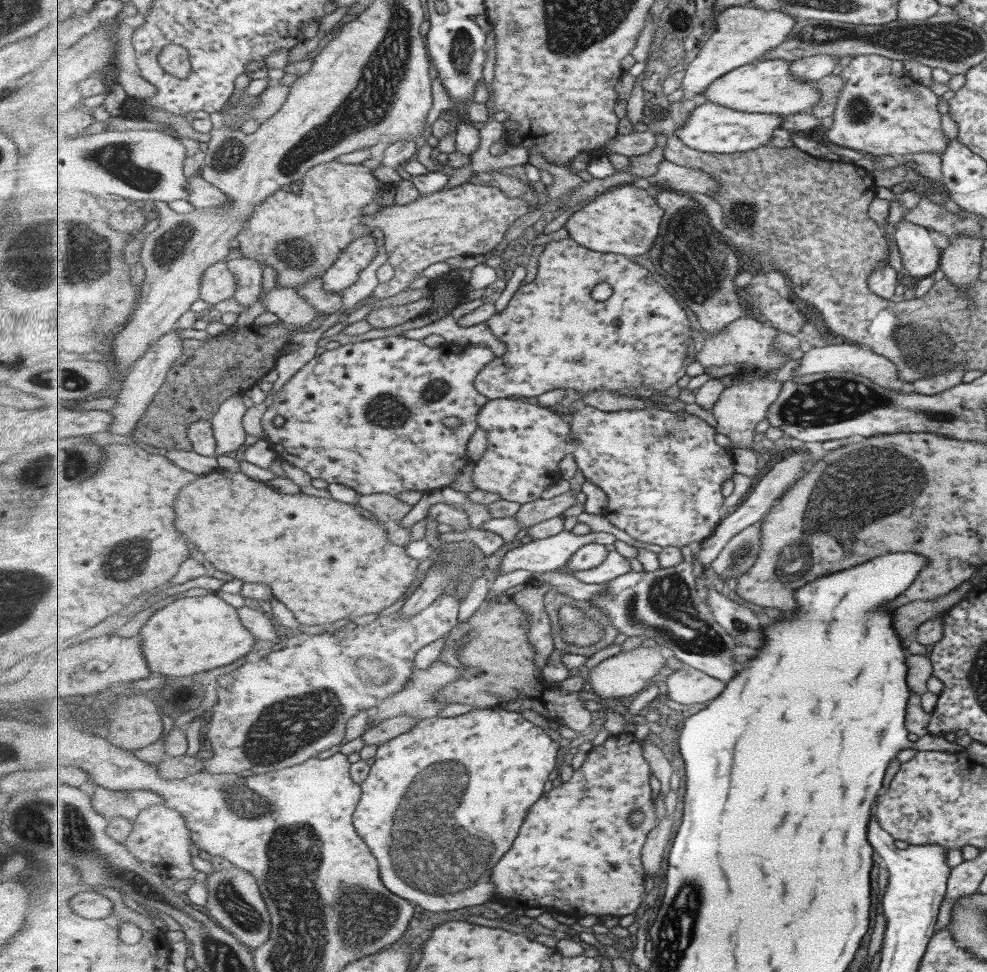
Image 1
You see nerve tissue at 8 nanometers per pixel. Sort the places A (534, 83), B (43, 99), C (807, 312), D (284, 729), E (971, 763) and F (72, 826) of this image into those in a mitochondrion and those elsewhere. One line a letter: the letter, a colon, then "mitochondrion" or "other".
A: other
B: other
C: other
D: mitochondrion
E: other
F: mitochondrion

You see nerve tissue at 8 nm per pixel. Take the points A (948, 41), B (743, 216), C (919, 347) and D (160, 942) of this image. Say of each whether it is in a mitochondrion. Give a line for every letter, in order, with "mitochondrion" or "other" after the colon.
A: mitochondrion
B: mitochondrion
C: mitochondrion
D: other

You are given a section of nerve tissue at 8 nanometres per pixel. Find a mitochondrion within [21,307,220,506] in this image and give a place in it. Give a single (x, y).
(36, 380)

